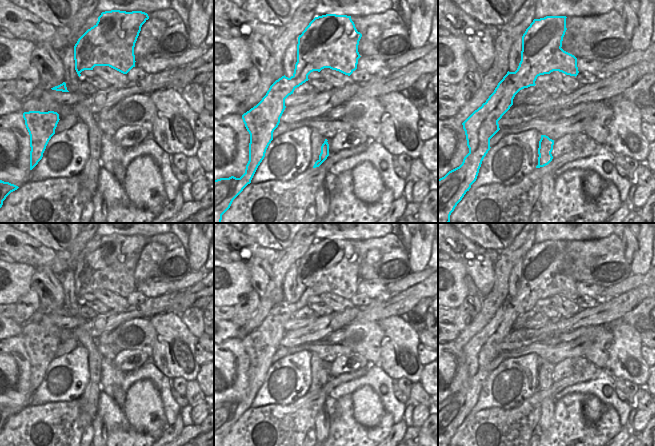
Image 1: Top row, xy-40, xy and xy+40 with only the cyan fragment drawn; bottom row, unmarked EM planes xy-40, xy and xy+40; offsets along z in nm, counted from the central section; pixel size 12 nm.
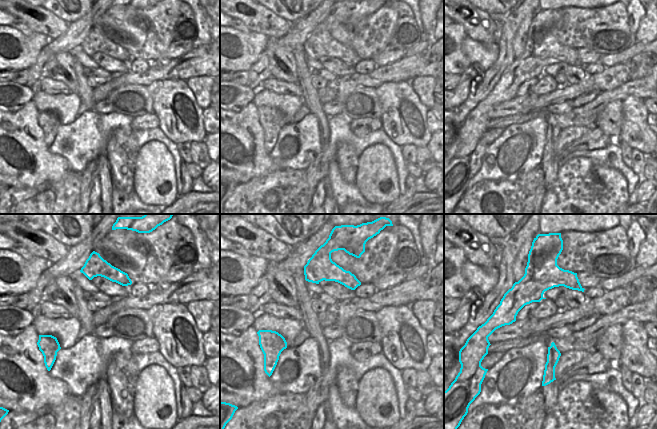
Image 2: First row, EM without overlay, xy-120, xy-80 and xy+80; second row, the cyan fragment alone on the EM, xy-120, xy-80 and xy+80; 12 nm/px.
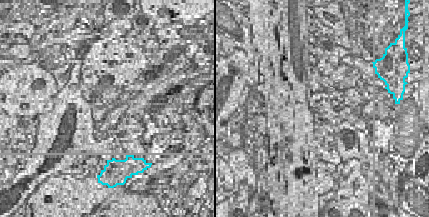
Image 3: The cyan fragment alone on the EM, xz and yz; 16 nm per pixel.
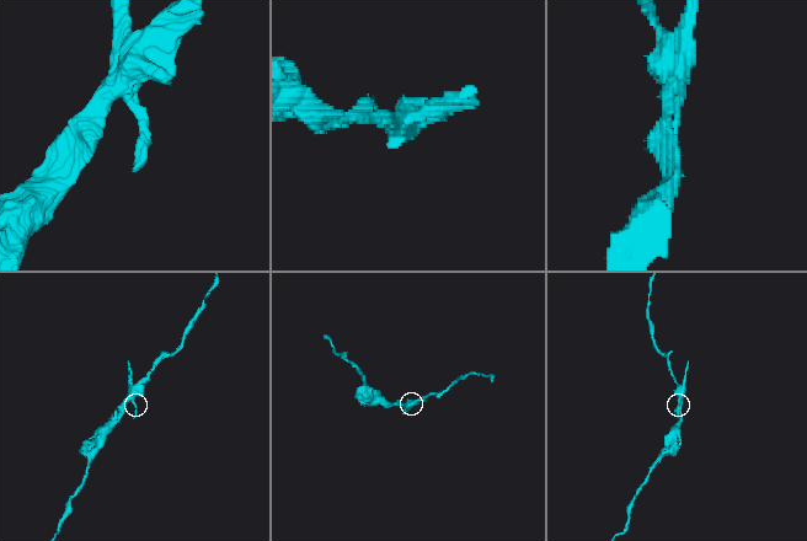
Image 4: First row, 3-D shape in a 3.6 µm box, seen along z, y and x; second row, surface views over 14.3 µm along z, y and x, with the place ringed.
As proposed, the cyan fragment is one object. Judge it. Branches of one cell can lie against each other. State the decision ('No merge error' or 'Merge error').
Merge error

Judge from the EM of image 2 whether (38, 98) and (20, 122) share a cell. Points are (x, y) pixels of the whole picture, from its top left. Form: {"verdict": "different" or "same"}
{"verdict": "different"}

